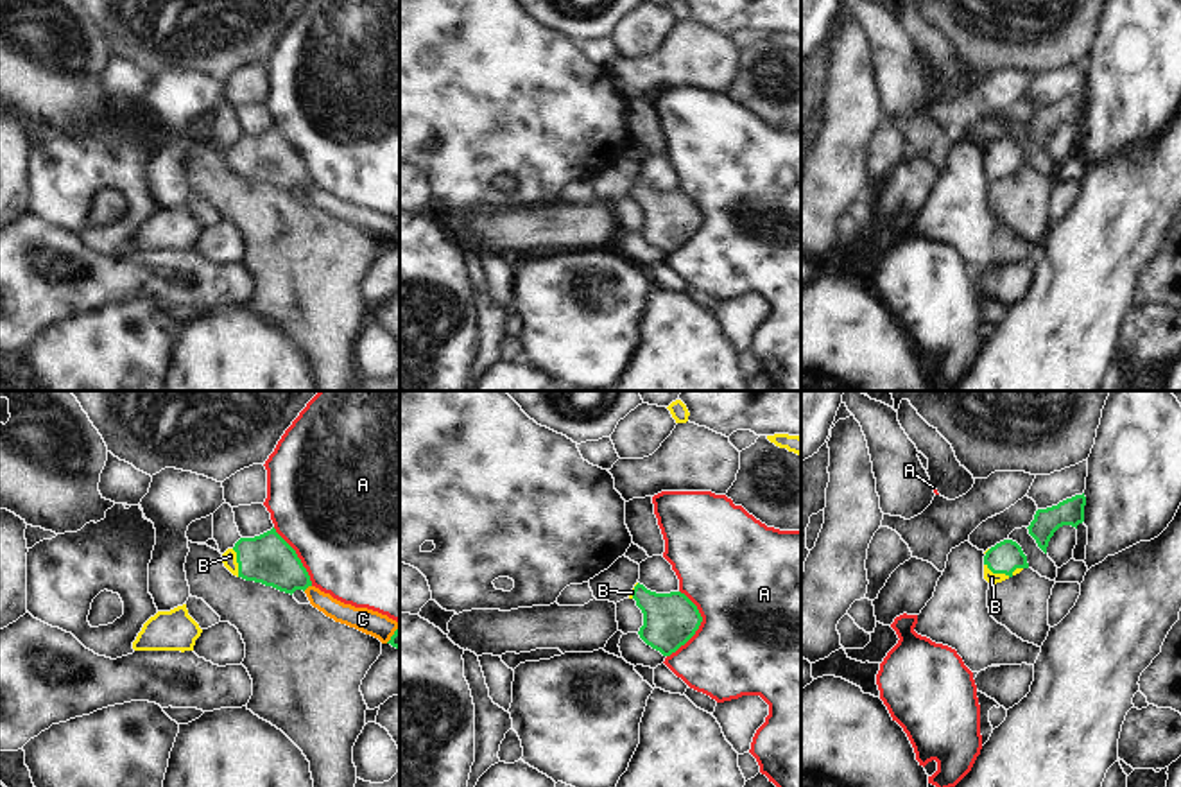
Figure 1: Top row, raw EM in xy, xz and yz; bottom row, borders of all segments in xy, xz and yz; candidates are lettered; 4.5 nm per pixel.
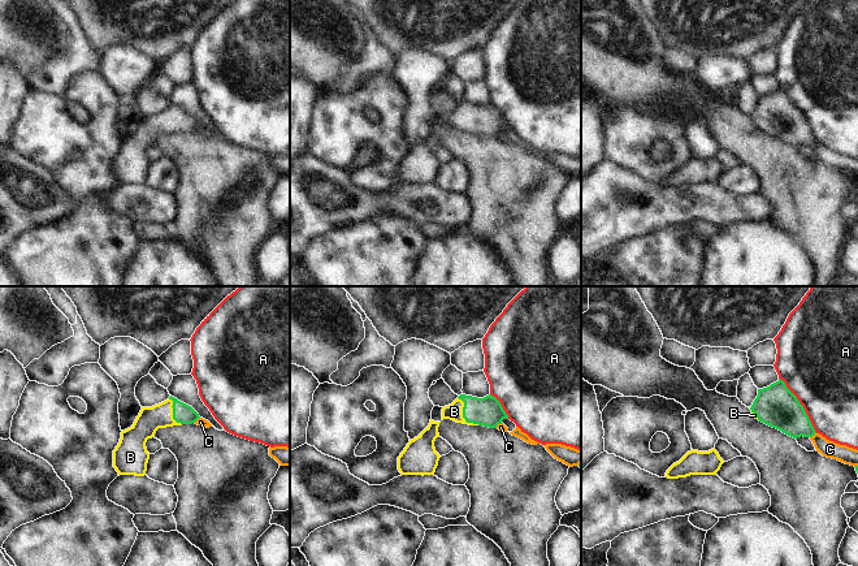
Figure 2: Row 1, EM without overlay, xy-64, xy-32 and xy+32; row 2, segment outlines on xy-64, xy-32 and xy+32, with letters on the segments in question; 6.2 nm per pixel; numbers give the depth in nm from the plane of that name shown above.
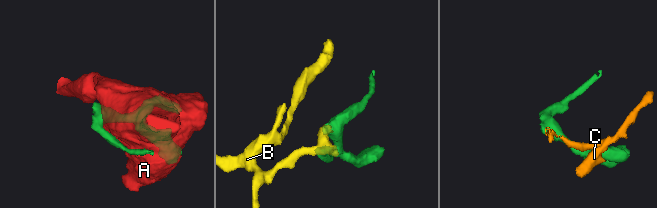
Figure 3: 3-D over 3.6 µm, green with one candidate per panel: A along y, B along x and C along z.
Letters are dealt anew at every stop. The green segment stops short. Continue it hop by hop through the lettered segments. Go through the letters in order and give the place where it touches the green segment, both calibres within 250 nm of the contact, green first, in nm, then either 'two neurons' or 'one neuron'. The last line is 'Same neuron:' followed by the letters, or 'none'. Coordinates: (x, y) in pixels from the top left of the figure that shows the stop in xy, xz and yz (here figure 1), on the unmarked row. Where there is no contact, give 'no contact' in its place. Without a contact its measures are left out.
A: xz (699, 223) | 240/500 nm | two neurons
B: yz (1004, 171) | 140/50 nm | one neuron
C: xy (307, 185) | 220/90 nm | two neurons
Same neuron: B

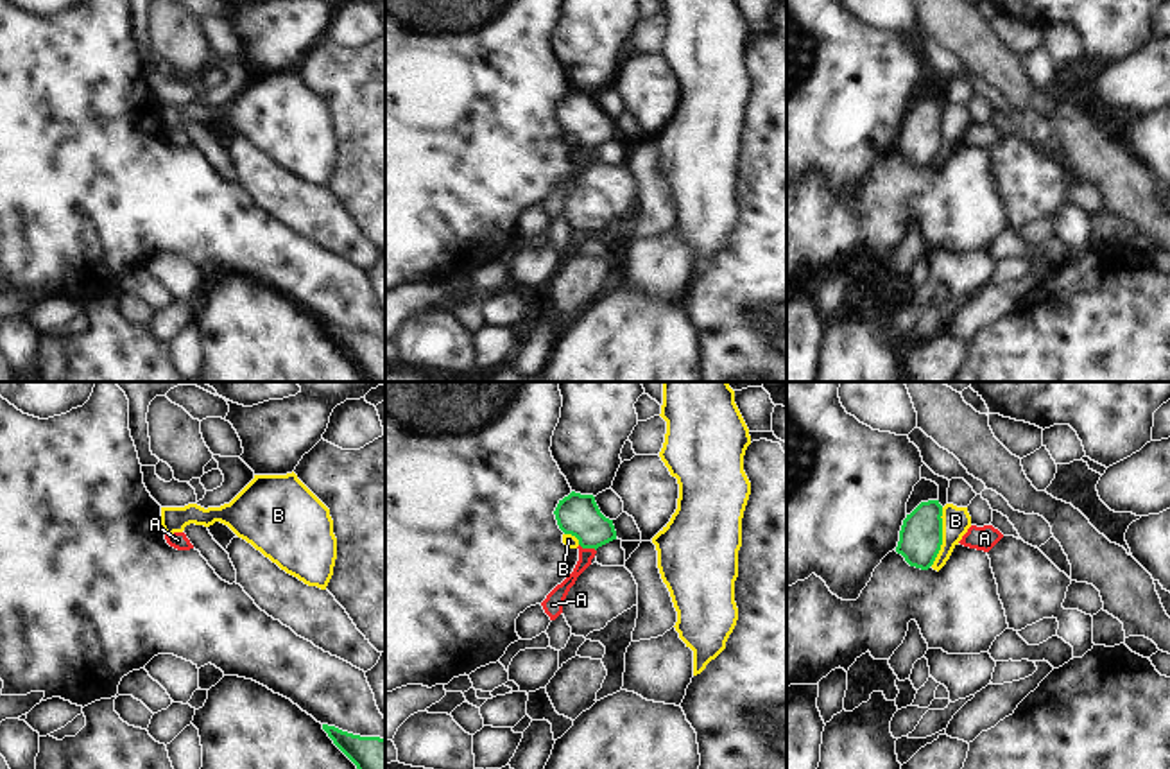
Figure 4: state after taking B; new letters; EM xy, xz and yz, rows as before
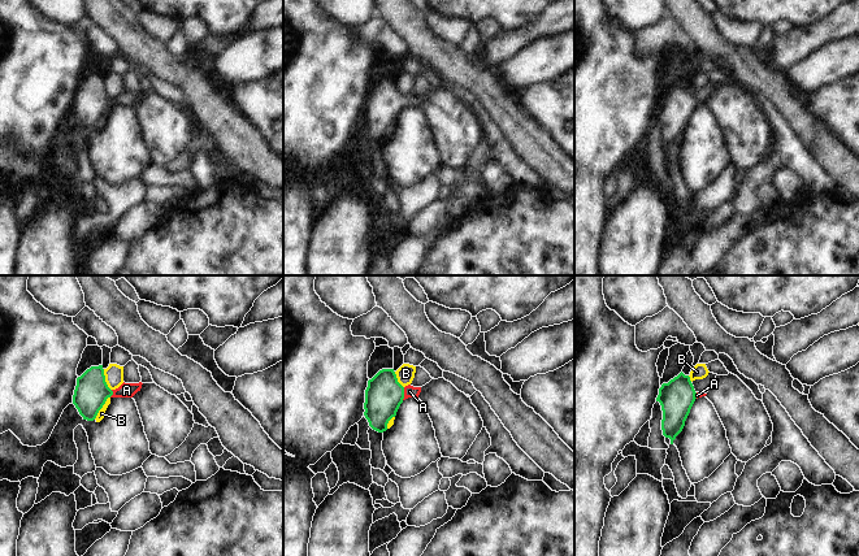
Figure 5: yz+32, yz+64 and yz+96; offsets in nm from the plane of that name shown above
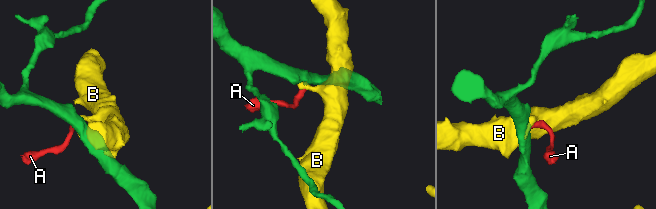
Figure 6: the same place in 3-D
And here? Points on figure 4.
A: xz (588, 146) | 190/70 nm | one neuron
B: yz (941, 135) | 190/130 nm | two neurons
Same neuron: A

